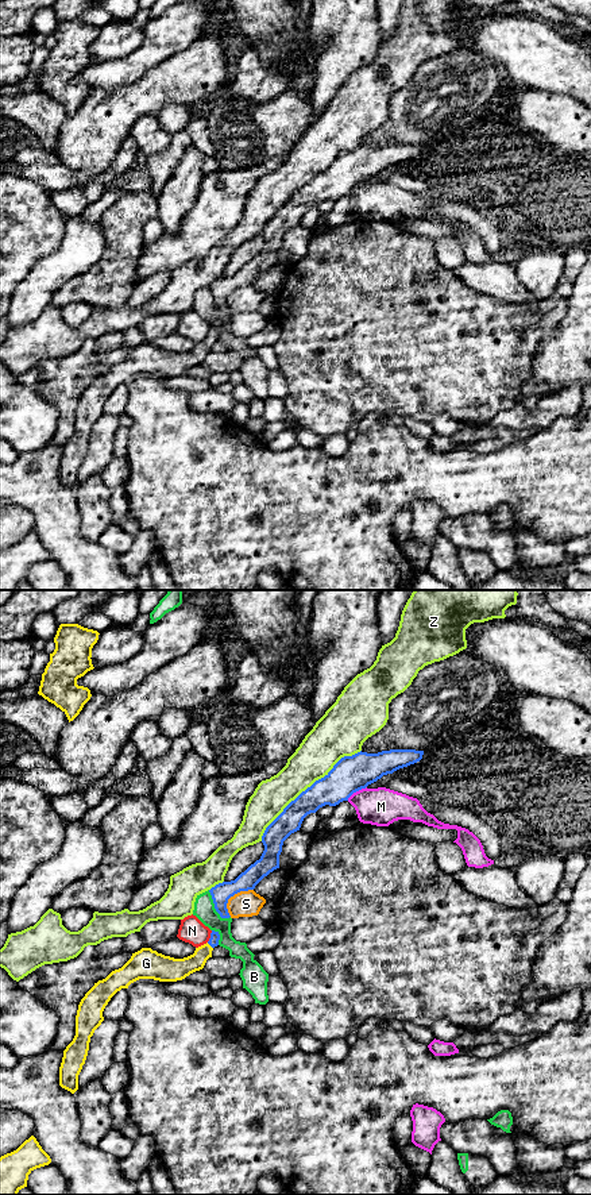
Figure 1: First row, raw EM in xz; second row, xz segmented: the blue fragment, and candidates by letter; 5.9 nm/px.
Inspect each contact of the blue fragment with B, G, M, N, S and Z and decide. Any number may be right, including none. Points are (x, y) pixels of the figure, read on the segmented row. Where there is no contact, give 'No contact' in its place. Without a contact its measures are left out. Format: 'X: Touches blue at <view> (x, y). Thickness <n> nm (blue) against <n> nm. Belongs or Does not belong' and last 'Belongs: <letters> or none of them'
B: Touches blue at xz (215, 908). Thickness 110 nm (blue) against 130 nm. Does not belong
G: Touches blue at xz (209, 944). Thickness 60 nm (blue) against 130 nm. Belongs
M: Touches blue at xz (356, 790). Thickness 220 nm (blue) against 220 nm. Does not belong
N: Touches blue at xz (211, 936). Thickness 60 nm (blue) against 150 nm. Does not belong
S: Touches blue at xz (232, 895). Thickness 110 nm (blue) against 160 nm. Does not belong
Z: Touches blue at xz (308, 787). Thickness 200 nm (blue) against 240 nm. Does not belong
Belongs: G

